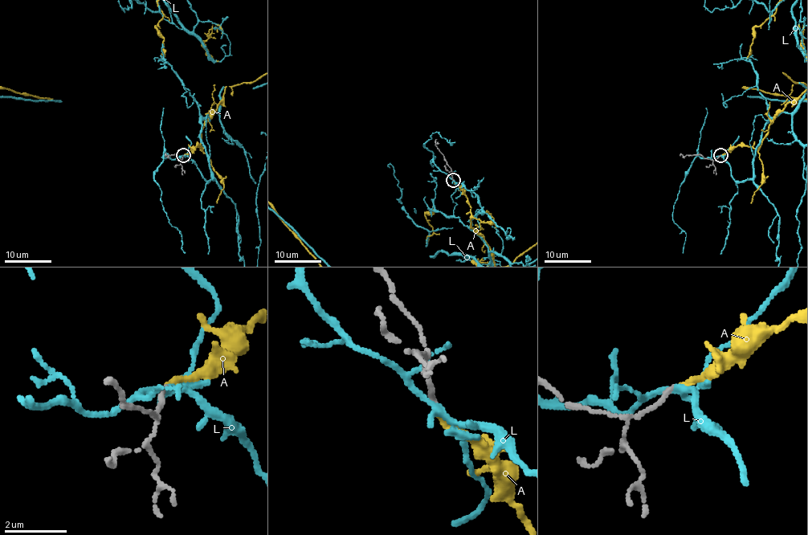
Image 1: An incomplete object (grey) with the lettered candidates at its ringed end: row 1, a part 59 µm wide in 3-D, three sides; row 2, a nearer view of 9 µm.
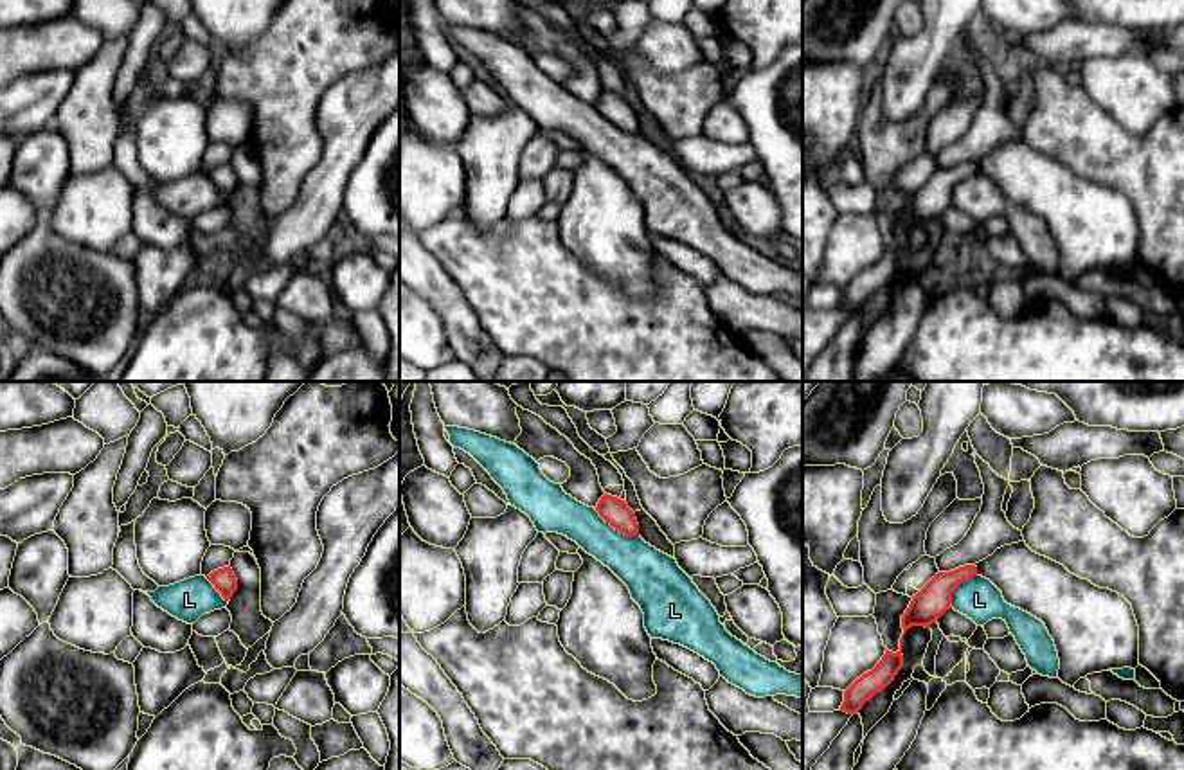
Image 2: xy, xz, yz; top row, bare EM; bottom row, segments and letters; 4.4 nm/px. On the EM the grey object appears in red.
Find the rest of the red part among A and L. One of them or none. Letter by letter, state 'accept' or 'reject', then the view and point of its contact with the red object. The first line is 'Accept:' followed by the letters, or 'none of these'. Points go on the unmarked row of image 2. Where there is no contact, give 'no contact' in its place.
Accept: A
A: accept; no contact
L: reject; meets red in xz at (616, 126)

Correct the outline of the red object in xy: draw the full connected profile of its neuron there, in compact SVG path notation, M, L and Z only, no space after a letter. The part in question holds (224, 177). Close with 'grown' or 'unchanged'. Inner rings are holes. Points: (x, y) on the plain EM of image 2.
M230 162L211 169L207 176L214 182L214 185L221 191L225 198L229 198L238 187L238 176Z | unchanged

